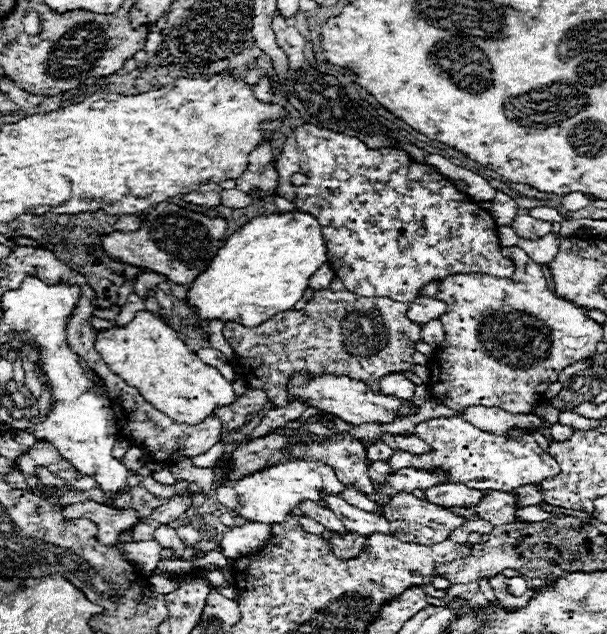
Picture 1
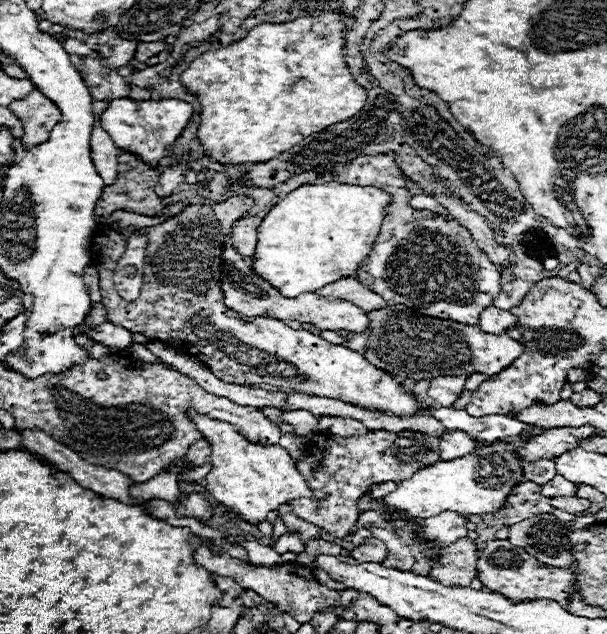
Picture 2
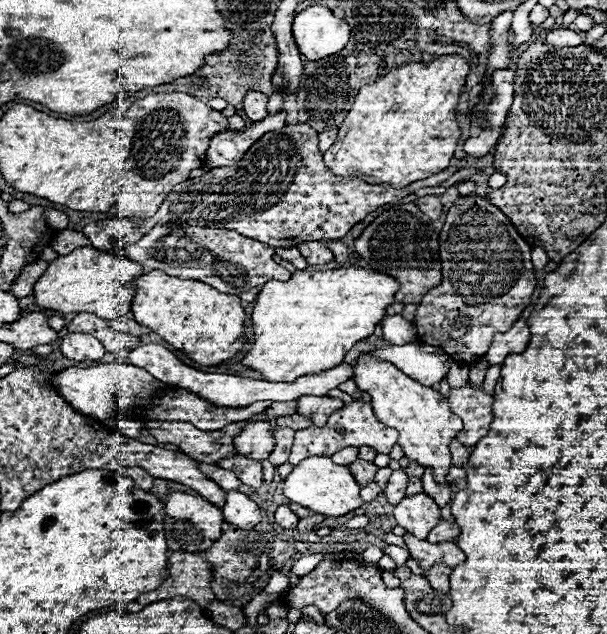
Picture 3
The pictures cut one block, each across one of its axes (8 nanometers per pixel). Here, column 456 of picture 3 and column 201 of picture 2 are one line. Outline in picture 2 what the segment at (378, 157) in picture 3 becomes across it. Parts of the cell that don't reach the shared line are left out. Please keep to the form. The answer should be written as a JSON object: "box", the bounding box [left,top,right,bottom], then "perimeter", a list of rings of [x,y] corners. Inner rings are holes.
{"box":[182,10,368,164],"perimeter":[[[330,10],[320,16],[300,16],[284,24],[260,24],[248,32],[246,38],[196,58],[184,72],[182,84],[198,96],[202,104],[202,122],[198,130],[200,144],[206,154],[220,164],[266,162],[280,152],[290,150],[306,136],[328,128],[330,124],[356,116],[368,94],[354,80],[346,60],[346,20],[340,10]]]}

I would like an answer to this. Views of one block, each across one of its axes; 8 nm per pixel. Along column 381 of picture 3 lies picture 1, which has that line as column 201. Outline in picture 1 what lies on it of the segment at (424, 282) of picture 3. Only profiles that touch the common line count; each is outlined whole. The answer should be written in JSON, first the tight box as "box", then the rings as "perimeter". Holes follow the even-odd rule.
{"box":[100,202,226,284],"perimeter":[[[162,202],[150,210],[140,212],[142,226],[136,232],[112,232],[100,236],[106,254],[118,262],[132,264],[138,268],[148,268],[152,272],[164,274],[172,282],[192,284],[200,272],[208,268],[218,248],[222,248],[222,236],[226,232],[226,220],[206,218],[202,214],[184,210],[176,204]]]}

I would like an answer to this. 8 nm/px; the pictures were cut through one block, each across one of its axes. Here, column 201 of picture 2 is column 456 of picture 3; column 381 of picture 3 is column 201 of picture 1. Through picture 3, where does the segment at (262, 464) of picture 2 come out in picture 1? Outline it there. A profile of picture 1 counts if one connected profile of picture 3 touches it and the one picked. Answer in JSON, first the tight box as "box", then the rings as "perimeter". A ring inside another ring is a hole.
{"box":[96,310,236,424],"perimeter":[[[148,310],[136,312],[132,322],[124,326],[98,330],[96,348],[112,372],[118,372],[122,380],[136,386],[154,408],[170,416],[174,422],[198,424],[214,414],[216,406],[226,406],[236,400],[232,382],[228,382],[216,368],[204,364],[198,354],[178,338],[174,328]]]}

